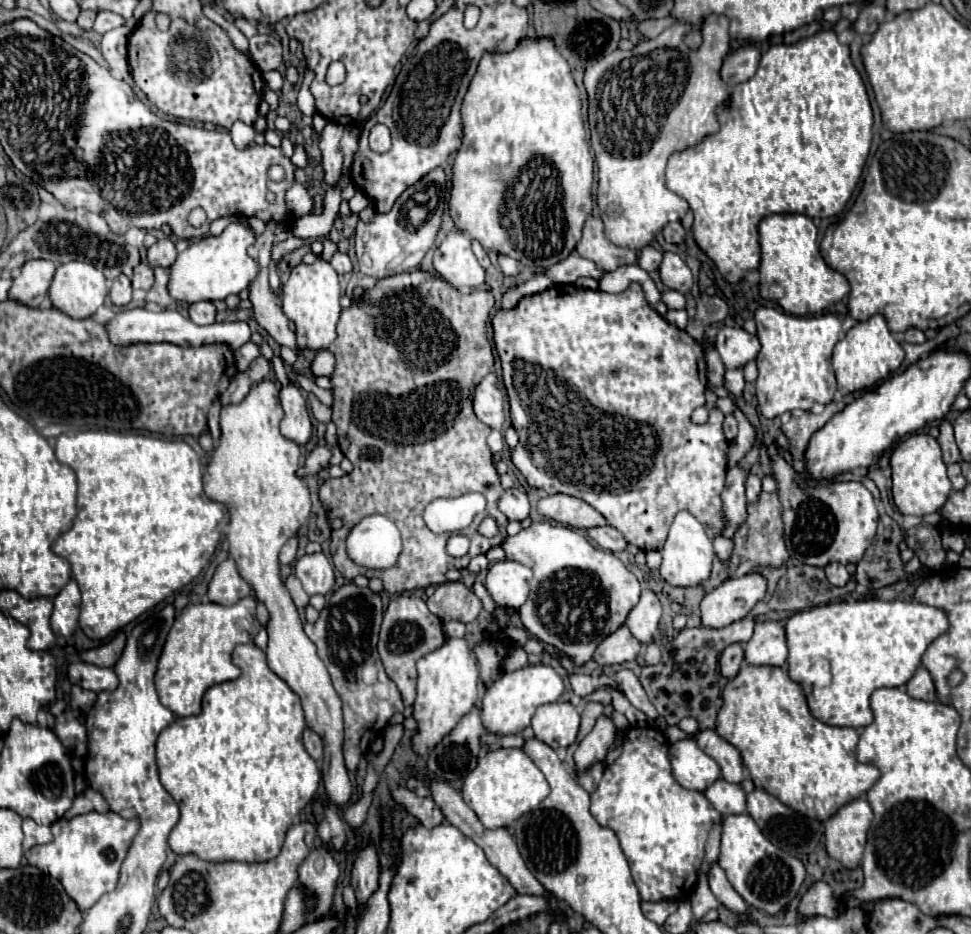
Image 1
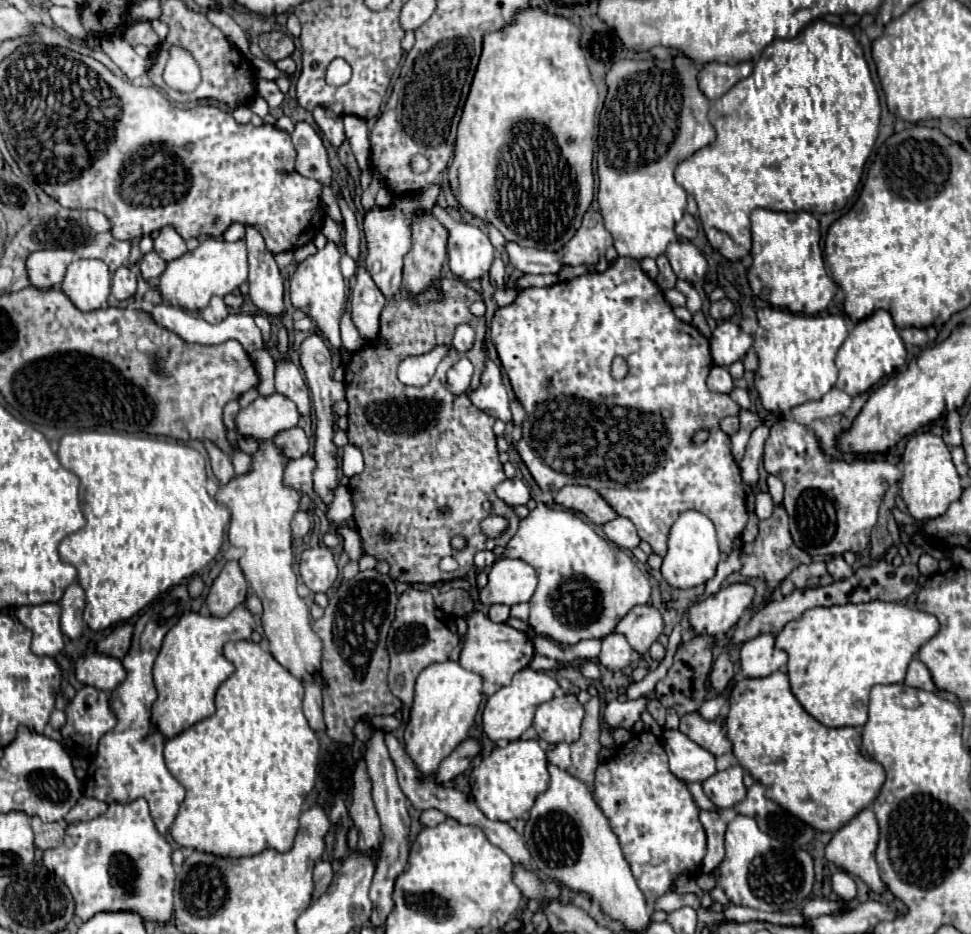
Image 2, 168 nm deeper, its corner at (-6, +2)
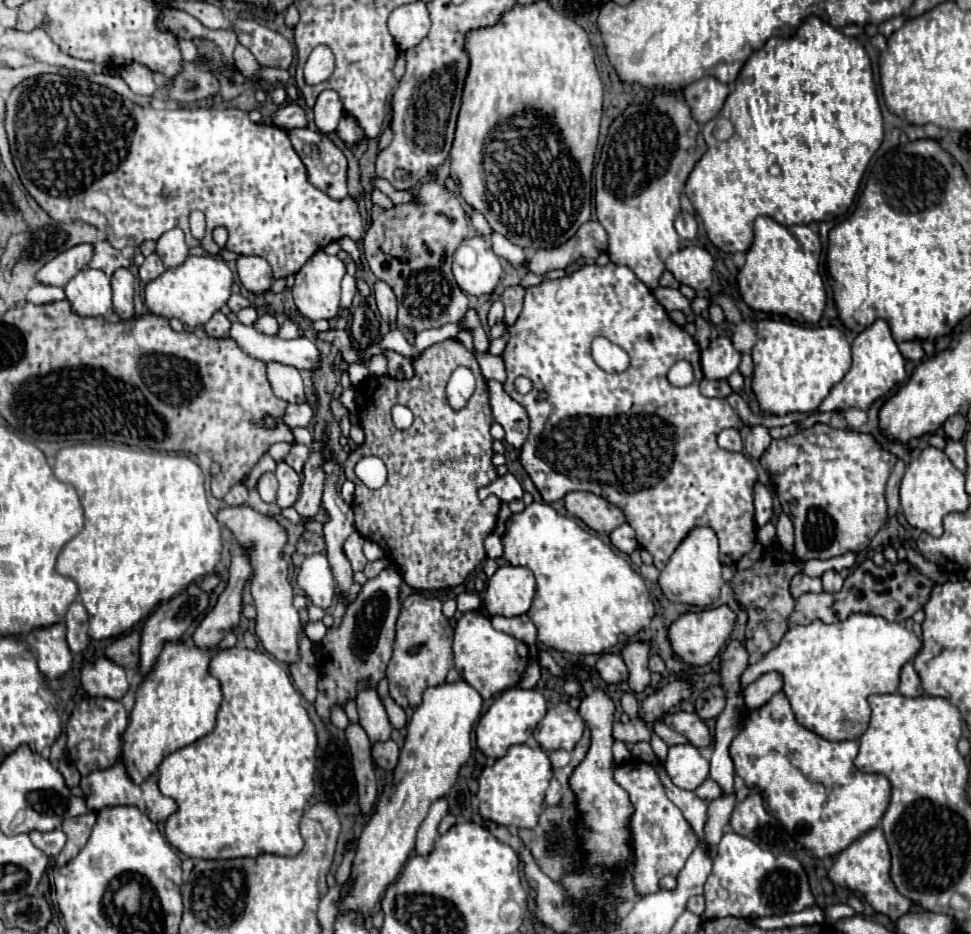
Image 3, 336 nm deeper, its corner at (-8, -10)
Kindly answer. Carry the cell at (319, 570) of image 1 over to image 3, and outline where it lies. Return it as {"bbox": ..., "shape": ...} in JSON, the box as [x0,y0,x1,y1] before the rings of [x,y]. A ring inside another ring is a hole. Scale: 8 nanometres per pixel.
{"bbox":[298,553,336,609],"shape":[[[314,553],[304,559],[298,573],[298,587],[304,589],[312,605],[320,609],[328,609],[332,605],[336,595],[336,583],[326,555]]]}

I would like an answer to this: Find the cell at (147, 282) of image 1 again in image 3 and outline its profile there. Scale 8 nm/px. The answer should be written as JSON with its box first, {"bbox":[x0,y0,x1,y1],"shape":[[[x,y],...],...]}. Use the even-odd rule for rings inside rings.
{"bbox":[140,253,166,283],"shape":[[[152,253],[152,255],[146,257],[146,261],[144,261],[142,267],[140,267],[140,279],[142,279],[144,283],[148,283],[148,281],[156,279],[158,275],[162,275],[164,271],[166,271],[166,267],[162,265],[160,257],[158,257],[156,253]]]}

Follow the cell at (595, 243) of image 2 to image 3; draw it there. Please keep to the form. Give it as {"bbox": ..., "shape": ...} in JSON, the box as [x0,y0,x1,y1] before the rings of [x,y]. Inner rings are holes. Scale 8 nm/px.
{"bbox":[528,221,608,273],"shape":[[[586,221],[574,237],[552,249],[536,249],[528,259],[530,273],[546,273],[550,269],[566,269],[574,261],[594,261],[608,249],[608,237],[598,221]]]}

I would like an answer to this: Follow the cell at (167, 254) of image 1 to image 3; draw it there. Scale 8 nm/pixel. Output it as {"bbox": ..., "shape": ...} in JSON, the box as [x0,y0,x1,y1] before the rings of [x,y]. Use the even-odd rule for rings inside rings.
{"bbox":[156,229,188,267],"shape":[[[170,229],[156,241],[156,253],[166,267],[182,265],[188,257],[188,245],[184,243],[182,229]]]}

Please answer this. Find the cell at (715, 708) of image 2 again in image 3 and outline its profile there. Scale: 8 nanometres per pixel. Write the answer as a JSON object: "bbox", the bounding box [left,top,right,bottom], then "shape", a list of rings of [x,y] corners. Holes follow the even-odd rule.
{"bbox":[742,615,920,741],"shape":[[[850,615],[846,621],[826,625],[822,621],[814,621],[810,625],[792,625],[778,647],[766,653],[758,663],[750,665],[742,675],[742,687],[754,683],[760,675],[776,671],[784,677],[784,695],[788,697],[796,721],[814,731],[816,735],[828,741],[844,741],[844,739],[860,739],[868,729],[870,707],[868,695],[872,693],[894,693],[898,689],[898,675],[902,663],[908,663],[920,651],[920,639],[902,627],[900,623],[890,623],[882,617],[874,615]]]}

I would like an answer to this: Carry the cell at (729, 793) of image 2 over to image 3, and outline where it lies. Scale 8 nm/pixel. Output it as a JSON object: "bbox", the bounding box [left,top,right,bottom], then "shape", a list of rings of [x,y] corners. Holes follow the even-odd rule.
{"bbox":[694,779,722,801],"shape":[[[706,779],[696,791],[694,791],[700,799],[704,799],[704,801],[710,801],[710,799],[716,799],[722,791],[720,791],[720,787],[712,781],[712,779]]]}

